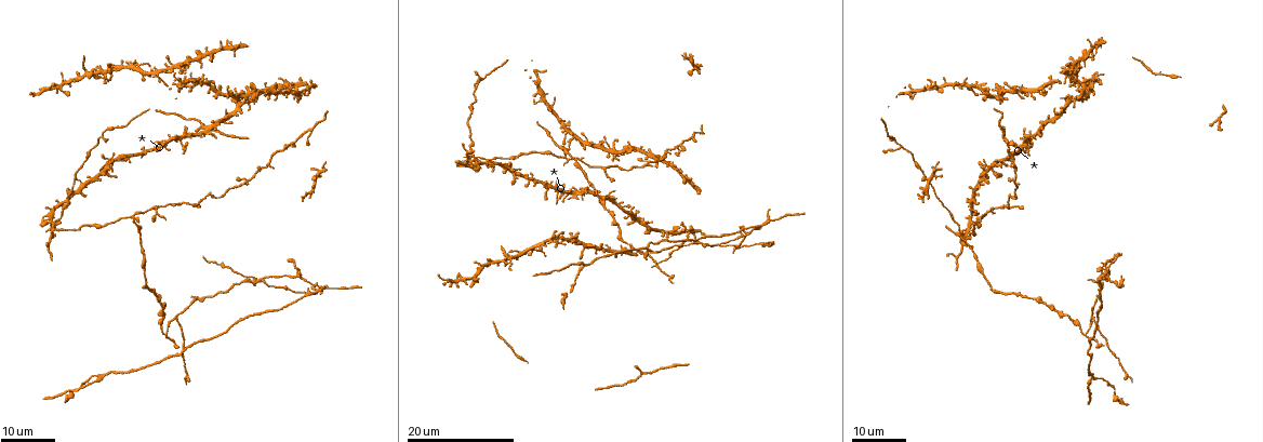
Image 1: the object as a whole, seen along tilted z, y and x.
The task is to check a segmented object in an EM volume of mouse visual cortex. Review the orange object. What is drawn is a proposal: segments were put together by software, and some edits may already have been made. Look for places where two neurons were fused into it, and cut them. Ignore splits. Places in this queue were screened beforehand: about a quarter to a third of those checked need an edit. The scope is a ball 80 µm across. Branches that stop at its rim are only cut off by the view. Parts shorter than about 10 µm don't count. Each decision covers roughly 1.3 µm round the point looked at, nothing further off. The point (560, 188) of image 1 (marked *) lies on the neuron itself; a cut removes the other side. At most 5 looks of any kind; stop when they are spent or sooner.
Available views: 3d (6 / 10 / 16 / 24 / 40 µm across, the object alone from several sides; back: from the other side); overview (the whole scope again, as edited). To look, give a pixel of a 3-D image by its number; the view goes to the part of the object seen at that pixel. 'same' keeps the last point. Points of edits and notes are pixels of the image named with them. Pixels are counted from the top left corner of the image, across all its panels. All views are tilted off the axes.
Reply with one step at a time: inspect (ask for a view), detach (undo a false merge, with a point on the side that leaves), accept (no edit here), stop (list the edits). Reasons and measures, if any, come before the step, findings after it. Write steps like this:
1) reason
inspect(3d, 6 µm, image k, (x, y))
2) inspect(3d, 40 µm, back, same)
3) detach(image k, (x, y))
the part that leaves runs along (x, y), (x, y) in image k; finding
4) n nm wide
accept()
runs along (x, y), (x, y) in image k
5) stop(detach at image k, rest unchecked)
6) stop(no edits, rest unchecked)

four or more arms meet
inspect(3d, 16 µm, image 1, (50, 226))

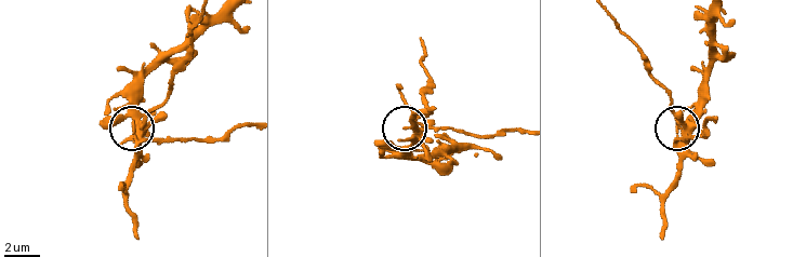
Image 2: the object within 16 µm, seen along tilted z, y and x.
inspect(3d, 10 µm, image 2, (141, 129))

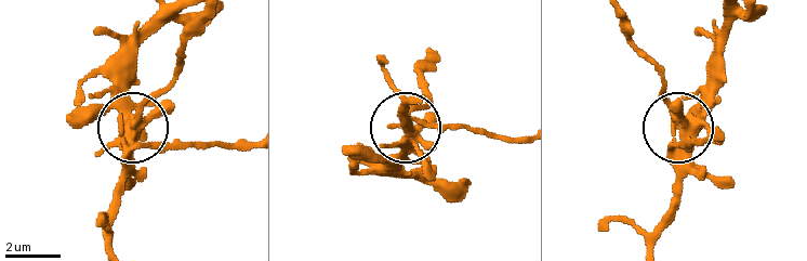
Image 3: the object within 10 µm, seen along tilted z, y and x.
detach(image 3, (167, 145))
the part that leaves runs along (129, 140), (247, 142) in image 3; two neurons meet here

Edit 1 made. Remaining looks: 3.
inspect(overview)

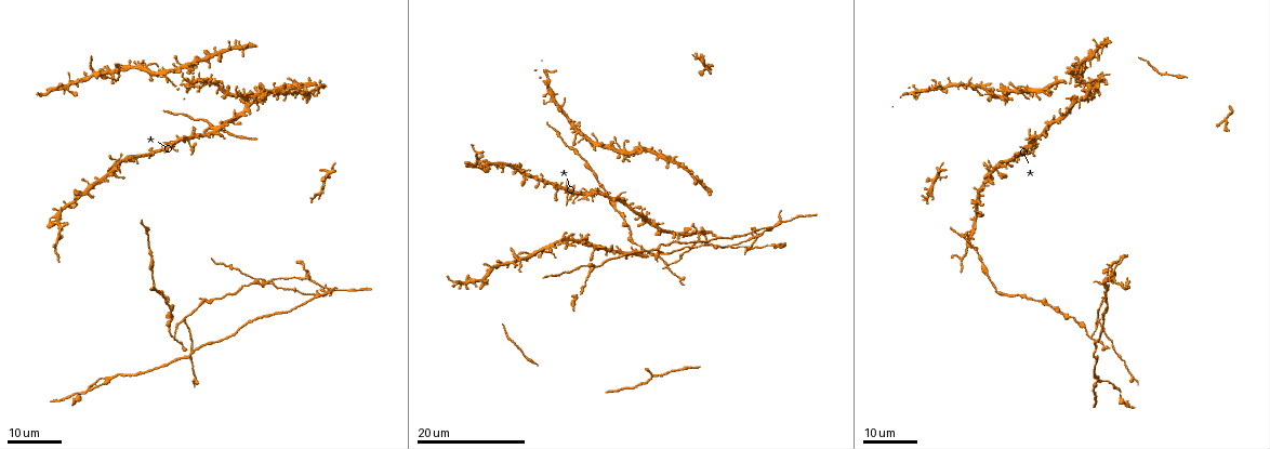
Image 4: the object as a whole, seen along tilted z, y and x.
four-way junction
inspect(3d, 24 µm, image 4, (781, 223))

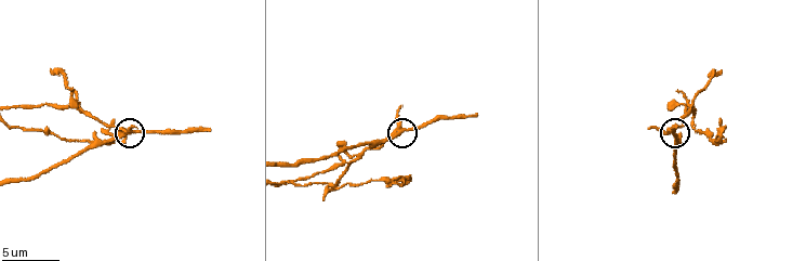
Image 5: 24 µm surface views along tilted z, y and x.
closer look
inspect(3d, 10 µm, image 5, (399, 134))

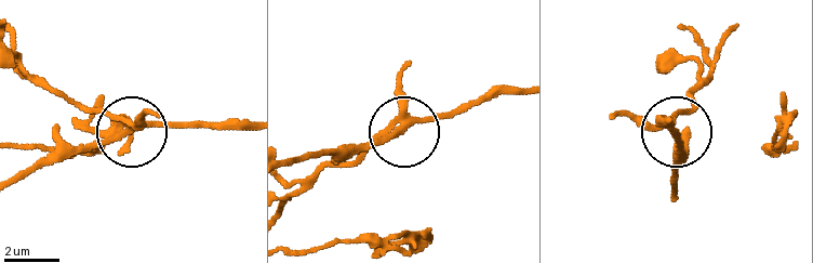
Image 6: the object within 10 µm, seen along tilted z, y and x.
220 nm wide
detach(image 6, (145, 114))
the part that leaves runs along (404, 118), (291, 189) in image 6; a second neuron is stuck on

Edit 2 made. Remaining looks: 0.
stop(detach at image 3, detach at image 6, rest unchecked)

